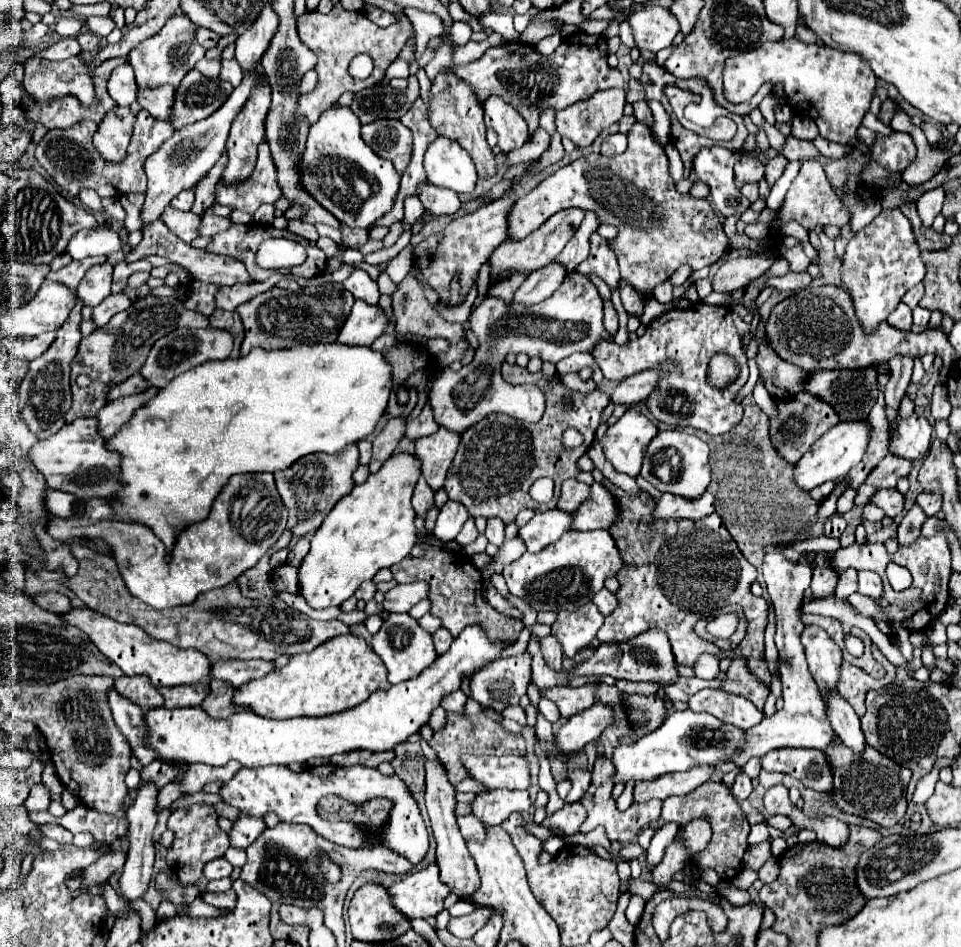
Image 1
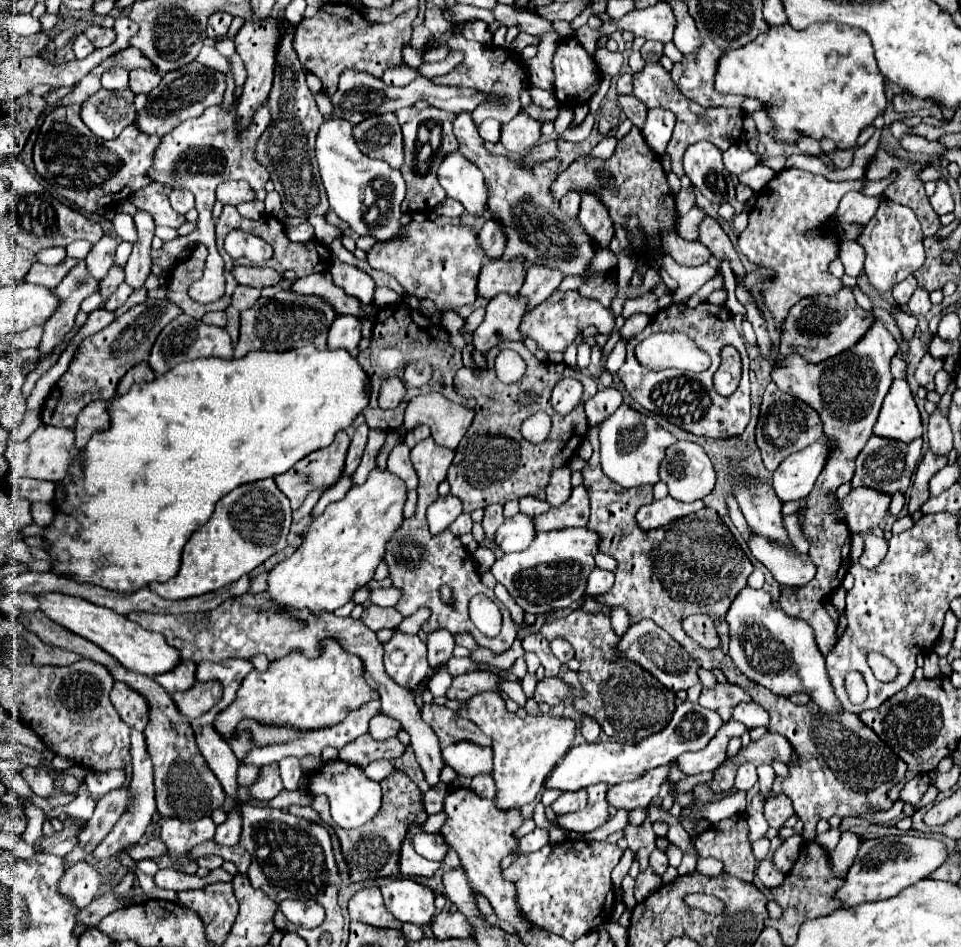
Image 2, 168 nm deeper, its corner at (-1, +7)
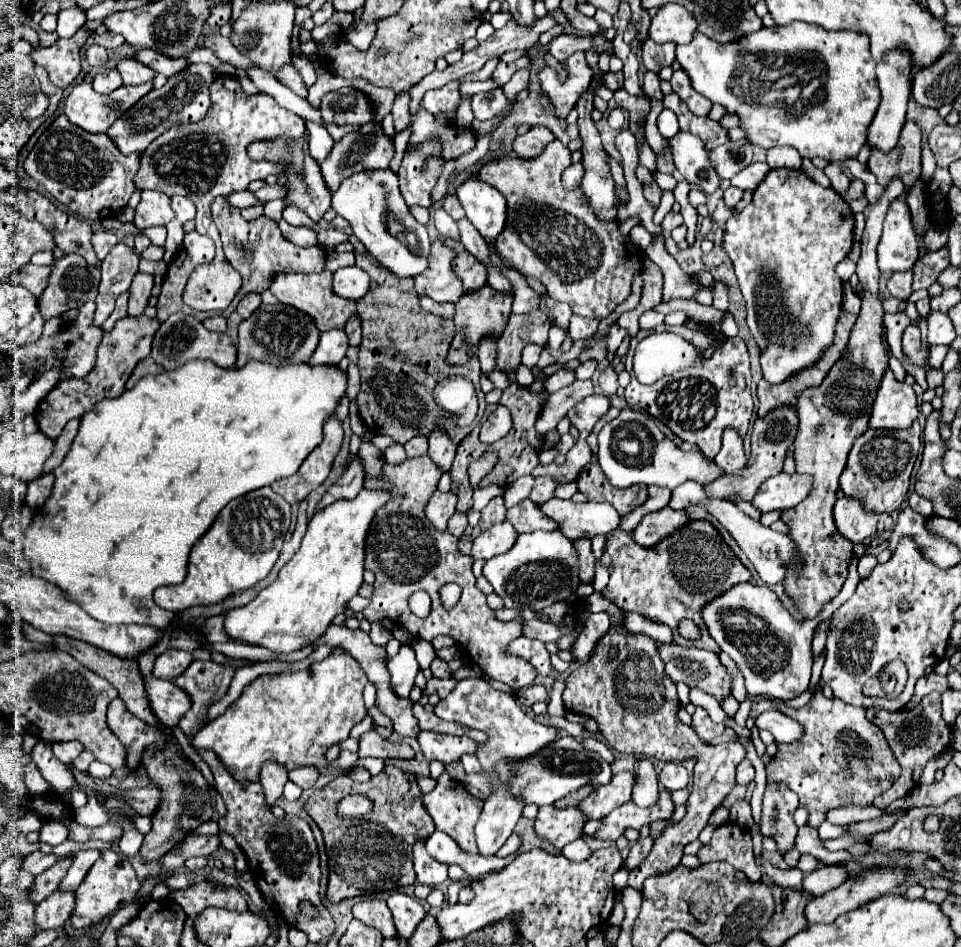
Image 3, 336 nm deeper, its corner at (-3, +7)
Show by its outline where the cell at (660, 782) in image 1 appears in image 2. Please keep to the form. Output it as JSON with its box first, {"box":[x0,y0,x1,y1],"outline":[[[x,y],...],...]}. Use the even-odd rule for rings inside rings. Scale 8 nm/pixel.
{"box":[607,763,675,809],"outline":[[[675,763],[667,765],[667,767],[655,767],[655,771],[647,771],[643,773],[639,779],[635,781],[625,781],[625,783],[617,783],[613,787],[607,787],[607,803],[615,809],[635,809],[635,807],[647,807],[651,803],[651,799],[657,797],[661,783],[665,783],[669,767],[673,767]]]}

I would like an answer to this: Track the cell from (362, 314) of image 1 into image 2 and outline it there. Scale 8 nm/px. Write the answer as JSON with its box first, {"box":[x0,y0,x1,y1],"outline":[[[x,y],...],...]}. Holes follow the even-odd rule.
{"box":[327,315,361,351],"outline":[[[339,315],[329,333],[327,333],[327,349],[347,349],[353,351],[361,341],[361,321],[353,315]]]}

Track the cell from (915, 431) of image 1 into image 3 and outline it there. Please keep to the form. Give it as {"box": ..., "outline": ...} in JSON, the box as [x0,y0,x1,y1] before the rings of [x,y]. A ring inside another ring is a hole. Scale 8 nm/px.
{"box":[869,371,917,429],"outline":[[[887,371],[877,391],[873,413],[869,419],[871,429],[909,429],[917,419],[915,391],[909,383],[899,381],[893,371]]]}

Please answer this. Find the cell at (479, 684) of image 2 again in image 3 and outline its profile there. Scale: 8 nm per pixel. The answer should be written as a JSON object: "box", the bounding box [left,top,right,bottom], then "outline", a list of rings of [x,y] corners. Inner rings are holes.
{"box":[423,677,457,699],"outline":[[[449,677],[449,679],[431,679],[431,681],[427,681],[427,689],[423,693],[425,695],[437,693],[441,699],[445,699],[449,695],[449,691],[453,691],[455,685],[457,685],[457,679],[453,679],[453,677]]]}

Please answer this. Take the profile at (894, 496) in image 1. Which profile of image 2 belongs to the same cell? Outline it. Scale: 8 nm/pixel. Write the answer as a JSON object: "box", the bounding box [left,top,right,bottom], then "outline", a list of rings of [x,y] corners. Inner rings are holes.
{"box":[841,487,889,535],"outline":[[[869,487],[851,489],[851,493],[841,501],[841,509],[847,515],[847,525],[851,533],[865,535],[875,529],[887,515],[889,503],[889,495],[879,495],[879,491],[871,491]]]}

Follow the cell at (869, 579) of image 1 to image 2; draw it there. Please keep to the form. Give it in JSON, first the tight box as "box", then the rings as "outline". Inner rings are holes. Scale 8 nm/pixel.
{"box":[859,534,888,569],"outline":[[[873,534],[865,536],[865,551],[859,559],[859,563],[865,569],[873,569],[881,563],[888,551],[888,542],[884,538],[879,538]]]}

